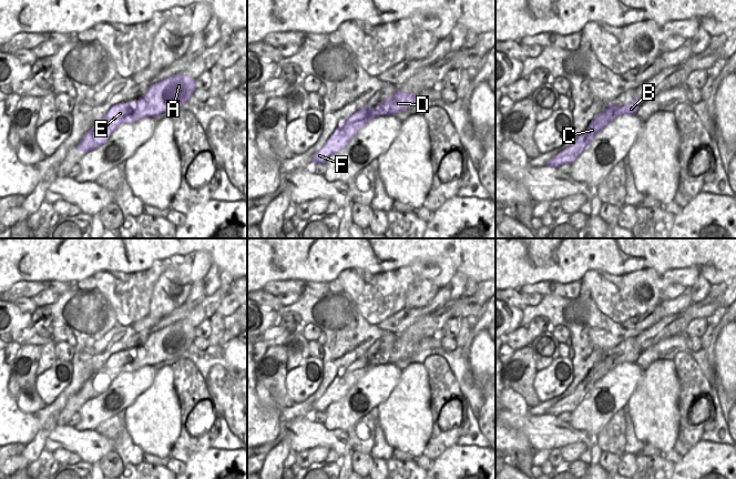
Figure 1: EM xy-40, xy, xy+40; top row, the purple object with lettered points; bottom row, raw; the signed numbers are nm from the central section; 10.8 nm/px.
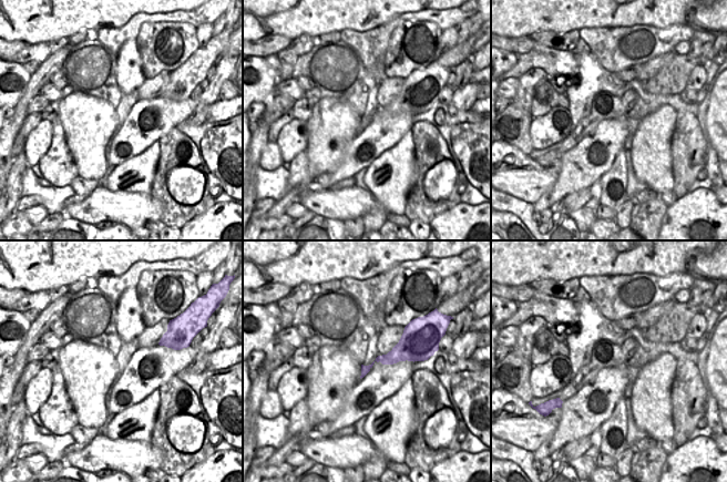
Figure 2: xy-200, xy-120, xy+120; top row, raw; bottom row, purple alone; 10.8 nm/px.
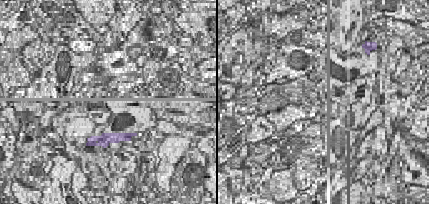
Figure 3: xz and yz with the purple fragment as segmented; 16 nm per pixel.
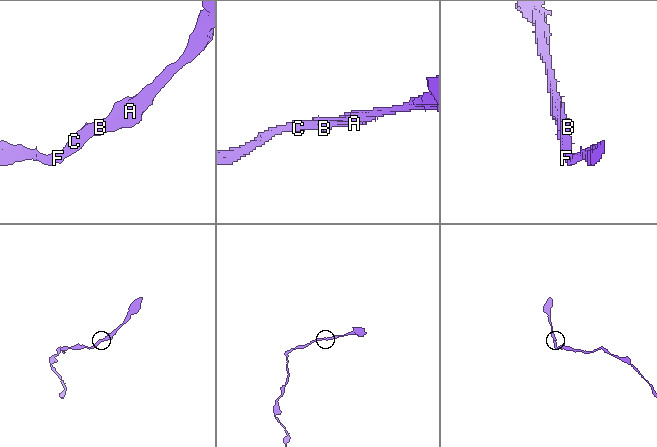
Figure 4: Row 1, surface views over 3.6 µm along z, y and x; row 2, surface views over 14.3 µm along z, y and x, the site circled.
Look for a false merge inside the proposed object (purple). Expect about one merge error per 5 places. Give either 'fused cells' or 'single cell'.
single cell

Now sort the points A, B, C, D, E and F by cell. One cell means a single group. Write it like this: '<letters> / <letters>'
A B C D E F

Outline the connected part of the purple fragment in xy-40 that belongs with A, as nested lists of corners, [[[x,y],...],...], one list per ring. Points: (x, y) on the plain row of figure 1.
[[[182,322],[174,323],[151,333],[145,343],[139,345],[139,348],[135,351],[130,350],[125,353],[122,350],[113,354],[105,364],[82,385],[76,394],[78,398],[81,398],[85,402],[99,396],[105,391],[110,384],[123,371],[134,371],[143,366],[155,366],[161,361],[175,358],[188,349],[195,338],[195,327]]]

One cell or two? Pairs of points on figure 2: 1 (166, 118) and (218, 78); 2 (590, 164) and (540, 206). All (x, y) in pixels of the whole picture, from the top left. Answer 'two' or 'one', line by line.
1: one
2: one

